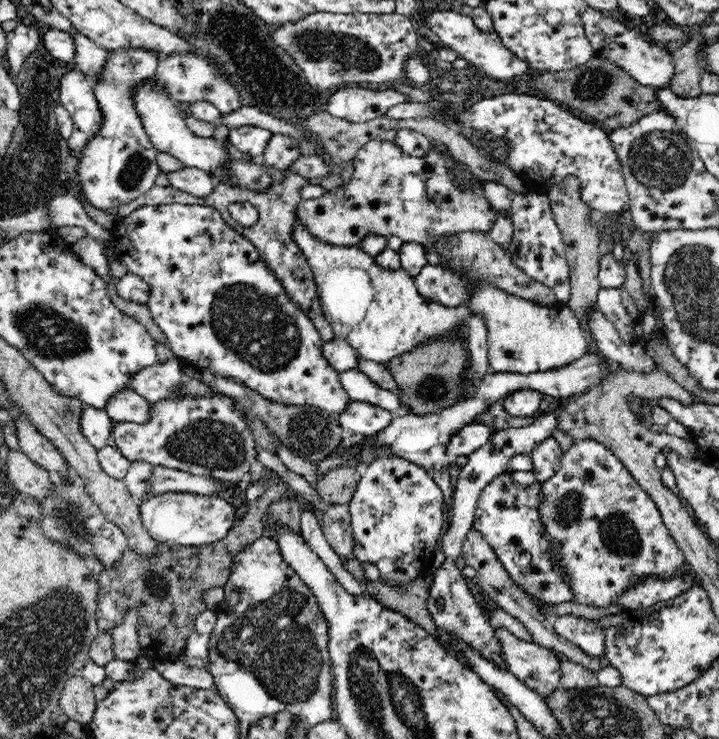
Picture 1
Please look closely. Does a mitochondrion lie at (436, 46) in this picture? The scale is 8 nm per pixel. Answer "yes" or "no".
no

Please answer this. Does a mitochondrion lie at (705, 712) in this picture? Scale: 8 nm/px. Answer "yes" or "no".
no

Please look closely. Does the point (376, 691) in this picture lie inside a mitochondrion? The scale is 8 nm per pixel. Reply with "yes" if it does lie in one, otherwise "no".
yes

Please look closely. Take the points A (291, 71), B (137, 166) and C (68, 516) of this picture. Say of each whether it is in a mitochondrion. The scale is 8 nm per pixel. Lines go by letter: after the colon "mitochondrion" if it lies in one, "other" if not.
A: mitochondrion
B: mitochondrion
C: mitochondrion

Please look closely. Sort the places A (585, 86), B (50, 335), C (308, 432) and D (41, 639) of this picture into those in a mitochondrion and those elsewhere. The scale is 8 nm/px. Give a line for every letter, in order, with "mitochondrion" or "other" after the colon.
A: mitochondrion
B: mitochondrion
C: mitochondrion
D: mitochondrion

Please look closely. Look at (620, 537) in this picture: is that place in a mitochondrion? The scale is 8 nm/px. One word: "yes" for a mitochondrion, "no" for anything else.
yes

